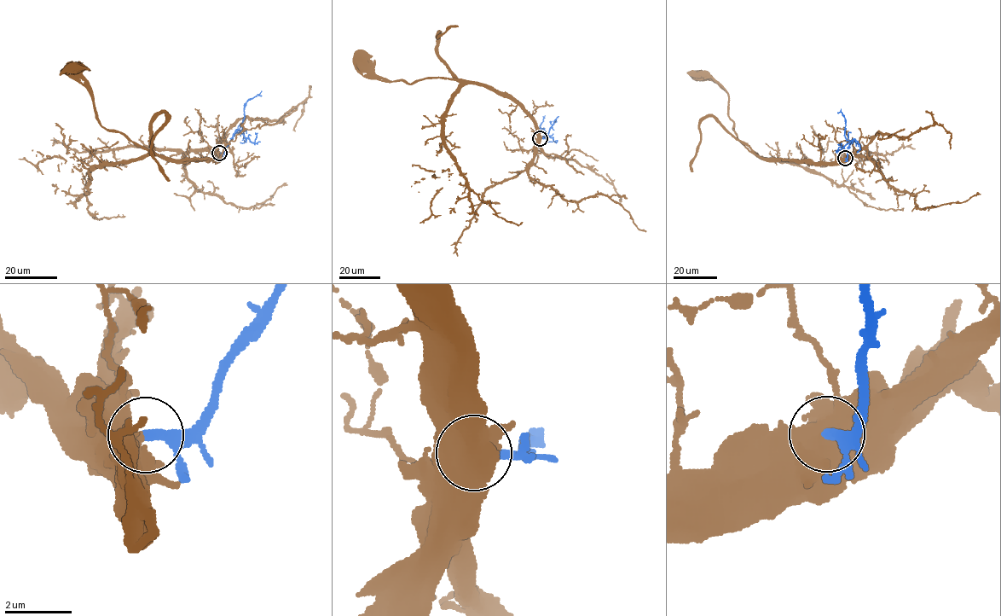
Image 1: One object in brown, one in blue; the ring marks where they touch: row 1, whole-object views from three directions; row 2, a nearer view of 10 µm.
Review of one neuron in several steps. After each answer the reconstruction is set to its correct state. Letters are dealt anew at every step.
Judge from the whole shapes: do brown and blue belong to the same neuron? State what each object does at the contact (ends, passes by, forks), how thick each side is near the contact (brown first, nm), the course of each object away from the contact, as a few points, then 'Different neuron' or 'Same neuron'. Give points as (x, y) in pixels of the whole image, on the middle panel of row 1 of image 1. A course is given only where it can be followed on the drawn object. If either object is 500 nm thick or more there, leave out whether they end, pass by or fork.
At the ring brown passes by. At the ring blue ends. Thickness 480 nm (brown) against 280 nm. Course of brown: (540, 138), (535, 121), (518, 103), (486, 86), (447, 78), (418, 80), (412, 84), (386, 81), (362, 61). Course of blue: (540, 138), (545, 136), (544, 128), (539, 128), (544, 118). Same neuron

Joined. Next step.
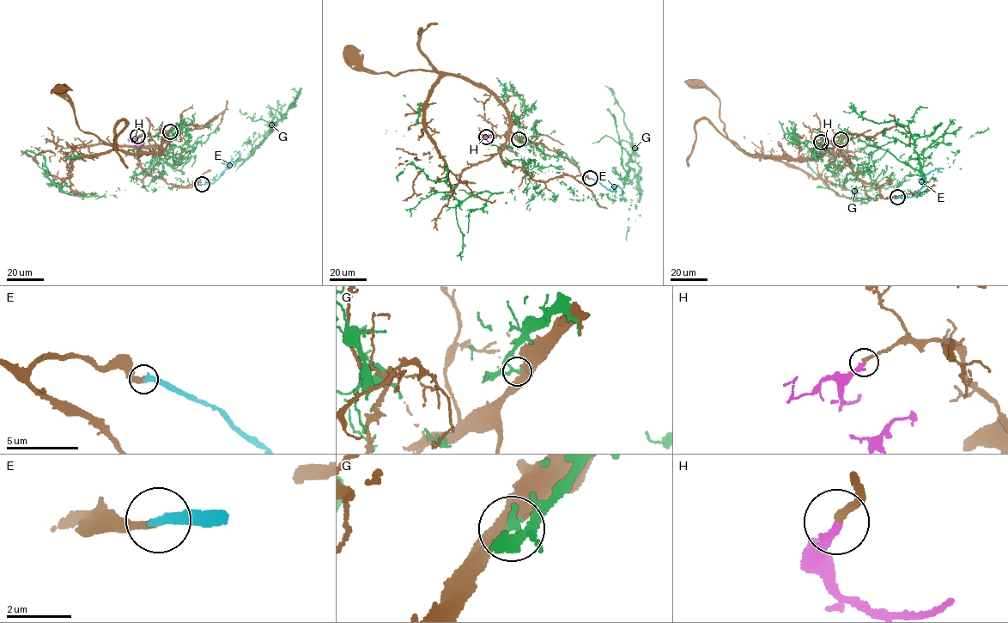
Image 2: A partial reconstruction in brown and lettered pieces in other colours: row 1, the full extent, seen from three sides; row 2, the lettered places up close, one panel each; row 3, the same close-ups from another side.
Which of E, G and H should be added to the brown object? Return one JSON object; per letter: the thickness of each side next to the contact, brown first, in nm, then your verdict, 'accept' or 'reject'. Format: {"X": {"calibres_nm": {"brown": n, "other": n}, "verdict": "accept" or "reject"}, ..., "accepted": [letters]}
{"E": {"calibres_nm": {"brown": 280, "other": 320}, "verdict": "accept"}, "G": {"calibres_nm": {"brown": 260, "other": 200}, "verdict": "reject"}, "H": {"calibres_nm": {"brown": 200, "other": 280}, "verdict": "accept"}, "accepted": ["E", "H"]}

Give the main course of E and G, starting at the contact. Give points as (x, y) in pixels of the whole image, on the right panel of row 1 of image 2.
E: (897, 197), (916, 195), (923, 185), (920, 182), (922, 178), (939, 168), (938, 171)
G: (841, 139), (815, 155), (838, 166), (856, 186), (851, 197), (930, 188), (907, 127), (843, 112)

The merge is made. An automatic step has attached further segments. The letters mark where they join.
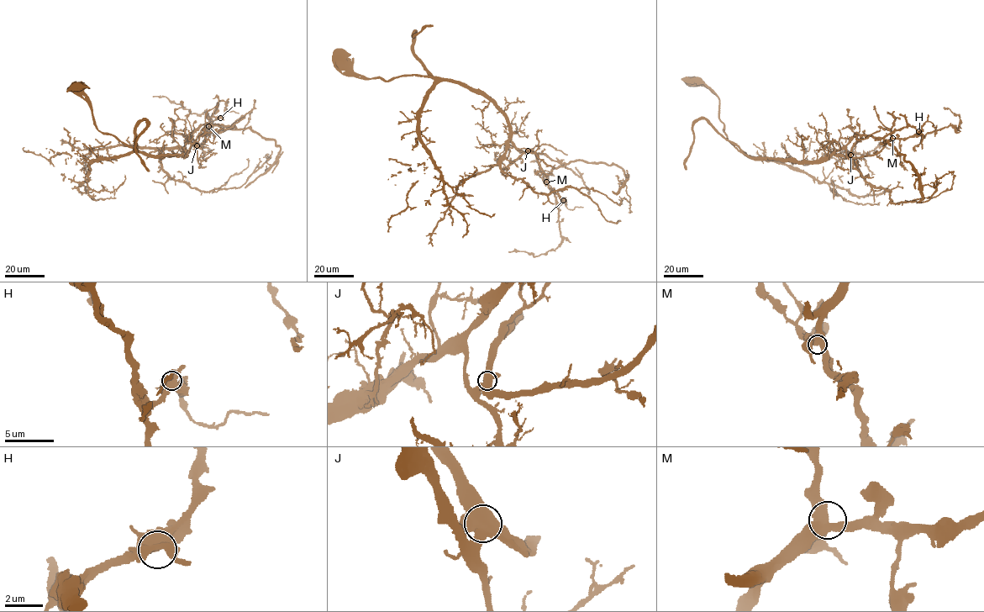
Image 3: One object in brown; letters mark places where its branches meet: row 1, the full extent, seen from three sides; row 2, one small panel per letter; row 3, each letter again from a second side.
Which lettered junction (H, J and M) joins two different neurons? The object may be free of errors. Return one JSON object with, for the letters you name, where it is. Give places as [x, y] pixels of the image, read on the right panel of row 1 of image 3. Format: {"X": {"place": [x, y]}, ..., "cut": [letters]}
{"J": {"place": [850, 155]}, "cut": ["J"]}

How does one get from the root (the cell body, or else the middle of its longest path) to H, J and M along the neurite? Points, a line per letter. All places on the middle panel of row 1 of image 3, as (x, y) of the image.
H: (341, 60), (364, 77), (428, 76), (483, 92), (503, 112), (512, 141), (534, 154), (563, 200)
J: (341, 60), (364, 77), (389, 81), (406, 75), (428, 76), (476, 89), (503, 112), (516, 147), (528, 150)
M: (341, 60), (364, 77), (389, 81), (428, 76), (483, 92), (503, 112), (516, 147), (534, 154), (546, 182)

